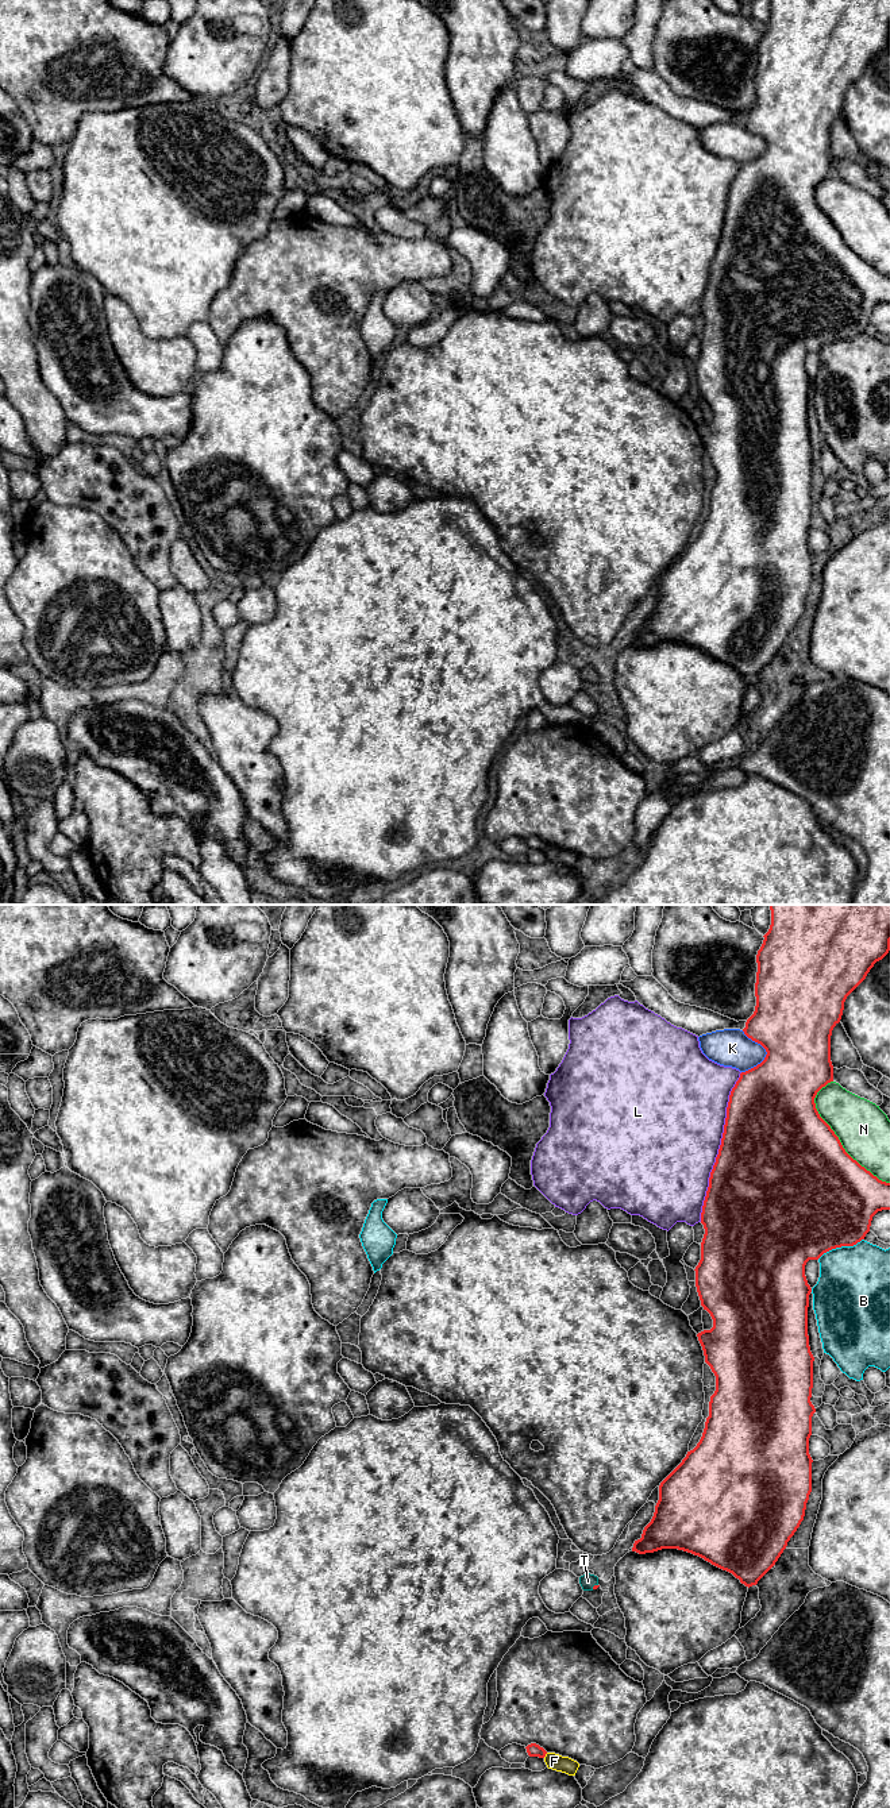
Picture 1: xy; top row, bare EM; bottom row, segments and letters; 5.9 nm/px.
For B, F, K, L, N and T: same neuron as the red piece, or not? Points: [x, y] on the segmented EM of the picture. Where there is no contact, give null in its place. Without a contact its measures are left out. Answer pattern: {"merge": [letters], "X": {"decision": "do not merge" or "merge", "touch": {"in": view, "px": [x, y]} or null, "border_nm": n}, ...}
{"merge": ["T"], "B": {"decision": "do not merge", "touch": {"in": "xy", "px": [840, 1246]}, "border_nm": 300}, "F": {"decision": "do not merge", "touch": {"in": "xy", "px": [544, 1756]}, "border_nm": 40}, "K": {"decision": "do not merge", "touch": {"in": "xy", "px": [766, 1051]}, "border_nm": 260}, "L": {"decision": "do not merge", "touch": {"in": "xy", "px": [720, 1147]}, "border_nm": 900}, "N": {"decision": "do not merge", "touch": {"in": "xy", "px": [838, 1138]}, "border_nm": 700}, "T": {"decision": "merge", "touch": {"in": "xy", "px": [594, 1585]}, "border_nm": 50}}

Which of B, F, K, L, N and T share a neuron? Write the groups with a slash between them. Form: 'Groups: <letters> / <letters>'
Groups: B / F / K / L / N / T

